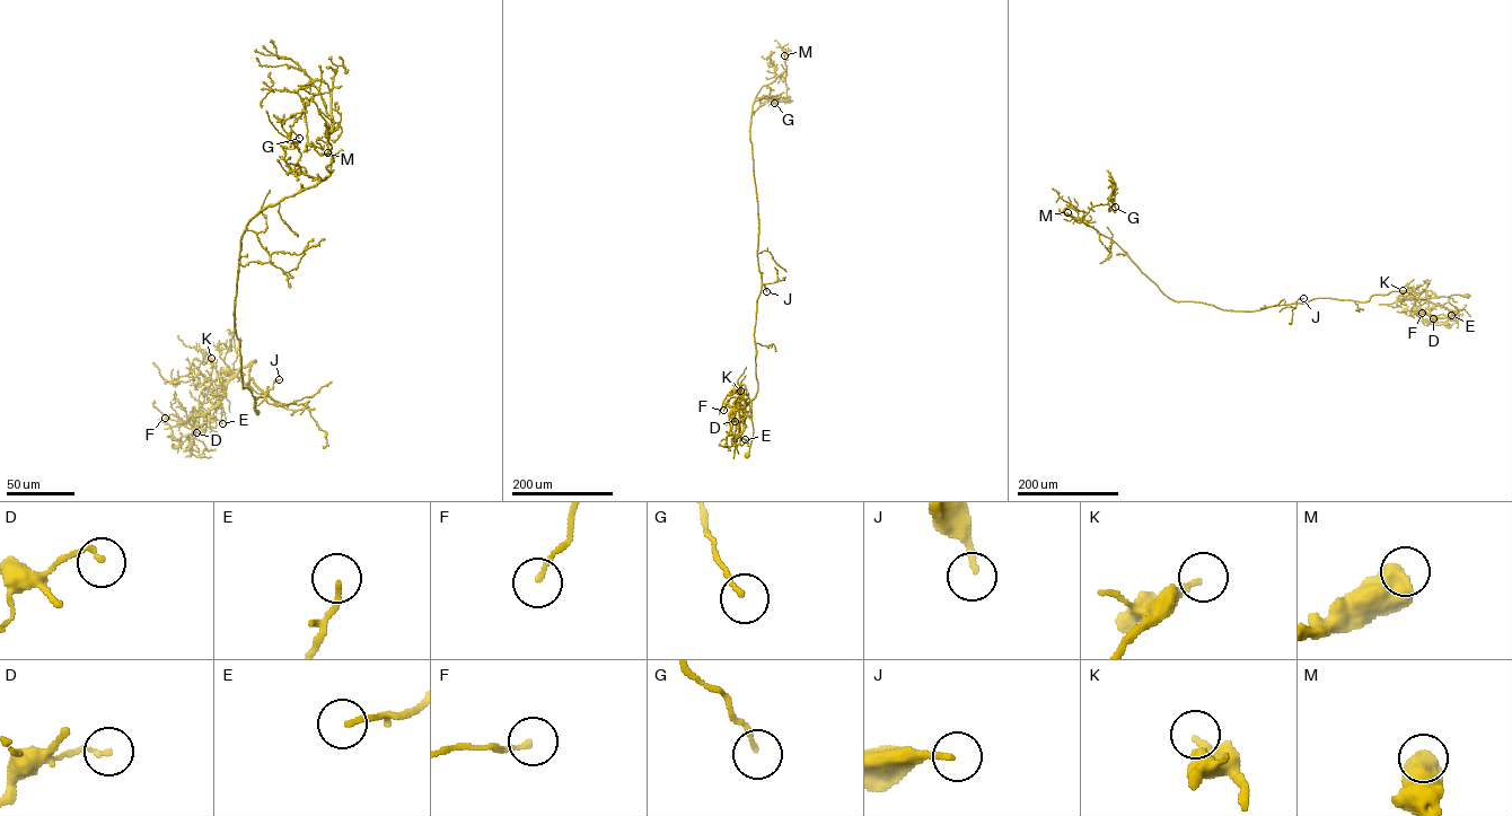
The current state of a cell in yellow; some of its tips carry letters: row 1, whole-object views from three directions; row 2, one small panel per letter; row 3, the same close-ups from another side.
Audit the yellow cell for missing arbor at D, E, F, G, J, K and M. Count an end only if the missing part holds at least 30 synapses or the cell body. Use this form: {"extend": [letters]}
{"extend": ["J"]}

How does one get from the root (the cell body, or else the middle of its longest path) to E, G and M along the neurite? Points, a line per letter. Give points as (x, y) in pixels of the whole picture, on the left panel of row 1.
E: (227, 370), (239, 369), (244, 375), (238, 380), (236, 377), (220, 380), (219, 401), (208, 413), (222, 423)
G: (227, 370), (255, 361), (257, 413), (235, 328), (240, 242), (330, 174), (331, 91), (304, 104), (299, 138)
M: (227, 370), (238, 380), (255, 361), (257, 413), (235, 328), (240, 238), (260, 211), (332, 173), (327, 152)

